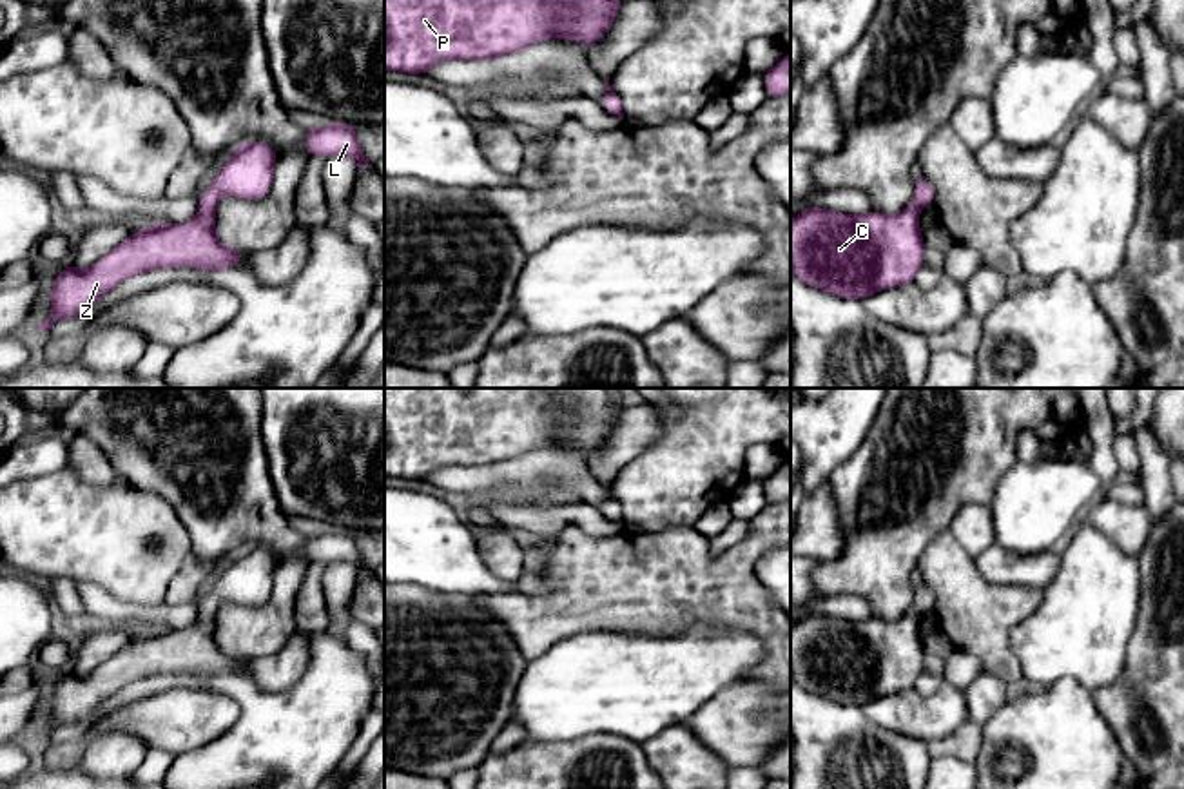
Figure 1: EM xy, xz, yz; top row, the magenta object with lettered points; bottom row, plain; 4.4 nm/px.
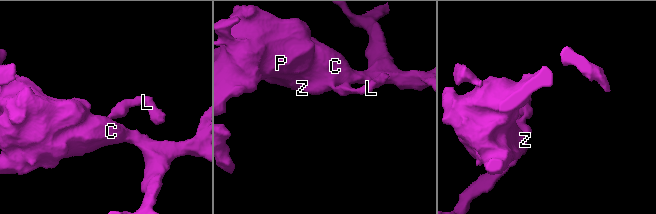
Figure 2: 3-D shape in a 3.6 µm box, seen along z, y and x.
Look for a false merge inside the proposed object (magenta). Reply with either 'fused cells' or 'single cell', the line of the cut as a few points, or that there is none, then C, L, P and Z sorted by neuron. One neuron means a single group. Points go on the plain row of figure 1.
single cell | no cut | C L P Z

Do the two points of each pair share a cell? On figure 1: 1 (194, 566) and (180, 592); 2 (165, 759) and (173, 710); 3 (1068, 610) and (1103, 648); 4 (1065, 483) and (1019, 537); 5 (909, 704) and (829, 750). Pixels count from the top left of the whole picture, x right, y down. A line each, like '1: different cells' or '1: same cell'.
1: same cell
2: different cells
3: same cell
4: same cell
5: different cells

